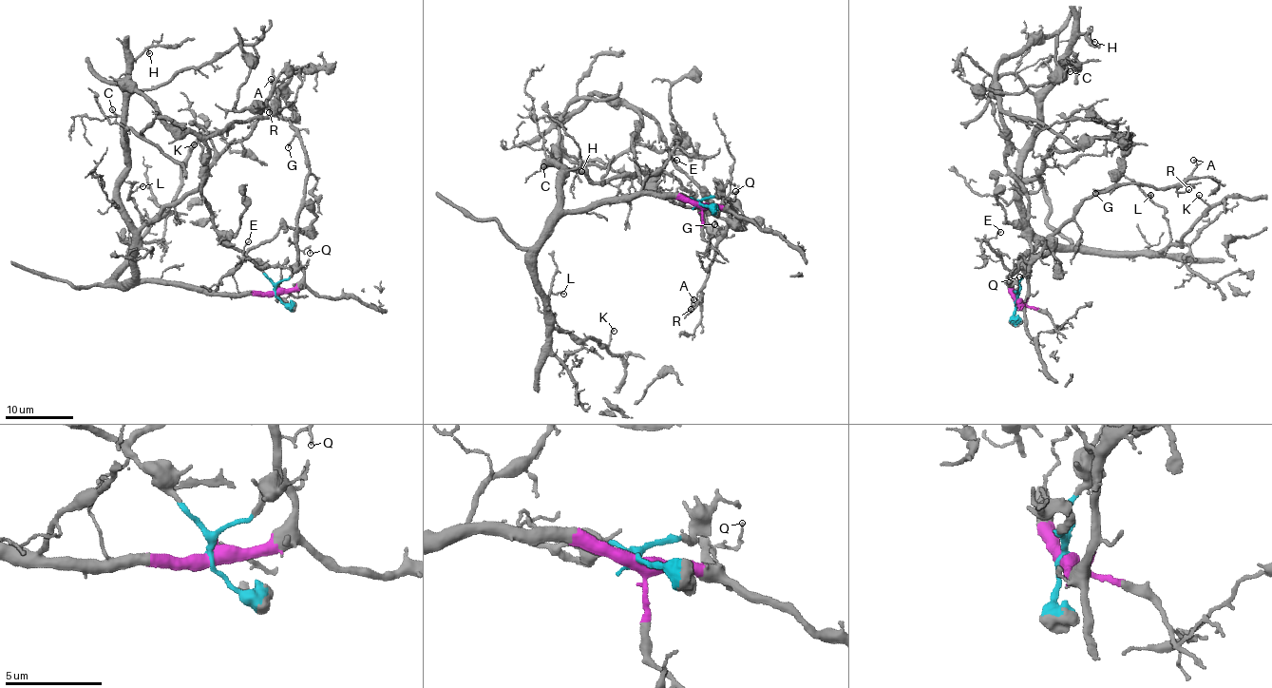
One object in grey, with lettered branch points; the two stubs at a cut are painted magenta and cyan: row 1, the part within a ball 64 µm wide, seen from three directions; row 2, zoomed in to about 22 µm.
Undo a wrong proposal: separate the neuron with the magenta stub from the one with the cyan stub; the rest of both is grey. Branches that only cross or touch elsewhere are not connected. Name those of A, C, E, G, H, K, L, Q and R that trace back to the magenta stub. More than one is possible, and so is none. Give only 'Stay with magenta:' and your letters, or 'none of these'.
Stay with magenta: A, C, E, G, H, K, L, Q, R

